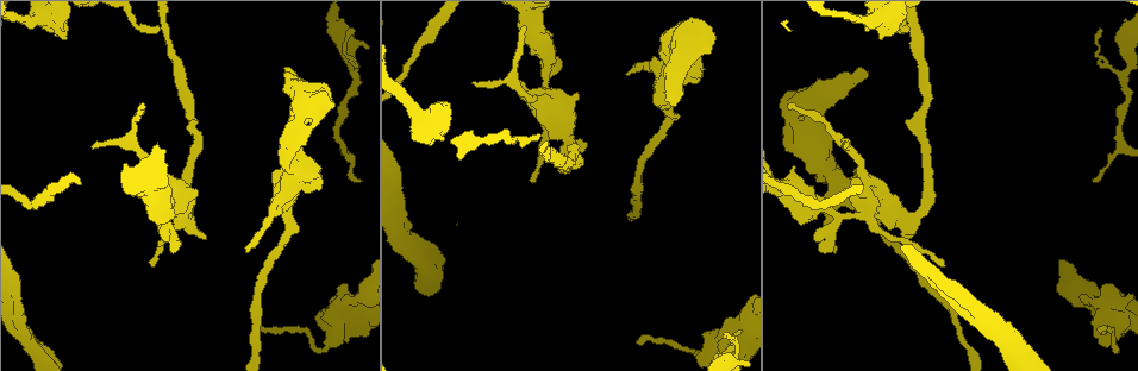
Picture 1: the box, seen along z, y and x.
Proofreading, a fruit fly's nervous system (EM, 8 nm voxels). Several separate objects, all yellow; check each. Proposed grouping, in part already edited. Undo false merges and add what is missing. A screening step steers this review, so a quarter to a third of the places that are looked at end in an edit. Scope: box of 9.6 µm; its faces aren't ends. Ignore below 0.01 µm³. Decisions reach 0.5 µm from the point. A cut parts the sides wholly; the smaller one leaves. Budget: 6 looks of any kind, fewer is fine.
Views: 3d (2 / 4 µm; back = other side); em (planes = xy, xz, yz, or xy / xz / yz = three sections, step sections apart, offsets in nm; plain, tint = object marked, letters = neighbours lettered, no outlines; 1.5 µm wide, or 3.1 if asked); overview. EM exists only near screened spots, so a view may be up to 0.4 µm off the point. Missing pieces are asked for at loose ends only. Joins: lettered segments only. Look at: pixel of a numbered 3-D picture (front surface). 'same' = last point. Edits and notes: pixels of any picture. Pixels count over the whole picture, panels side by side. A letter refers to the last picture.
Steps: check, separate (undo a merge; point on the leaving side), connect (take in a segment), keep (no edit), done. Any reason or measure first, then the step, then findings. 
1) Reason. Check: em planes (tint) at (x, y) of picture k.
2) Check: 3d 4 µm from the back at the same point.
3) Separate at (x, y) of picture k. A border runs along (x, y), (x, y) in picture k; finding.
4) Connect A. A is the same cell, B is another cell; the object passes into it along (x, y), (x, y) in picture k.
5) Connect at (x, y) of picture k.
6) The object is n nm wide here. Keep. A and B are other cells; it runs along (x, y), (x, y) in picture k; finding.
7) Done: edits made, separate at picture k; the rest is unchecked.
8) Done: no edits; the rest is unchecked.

Free end. Check: em planes (letters) at (902, 235) of picture 1.

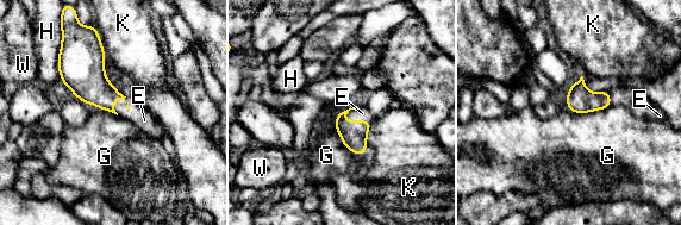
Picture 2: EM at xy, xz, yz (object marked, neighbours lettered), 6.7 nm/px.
Connect E. E is the same cell, G, H, K and W are other cells; the object passes into it along (354, 135), (357, 120), (362, 113) in picture 2; it goes on there.

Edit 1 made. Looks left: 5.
See it whole again. Check: overview.

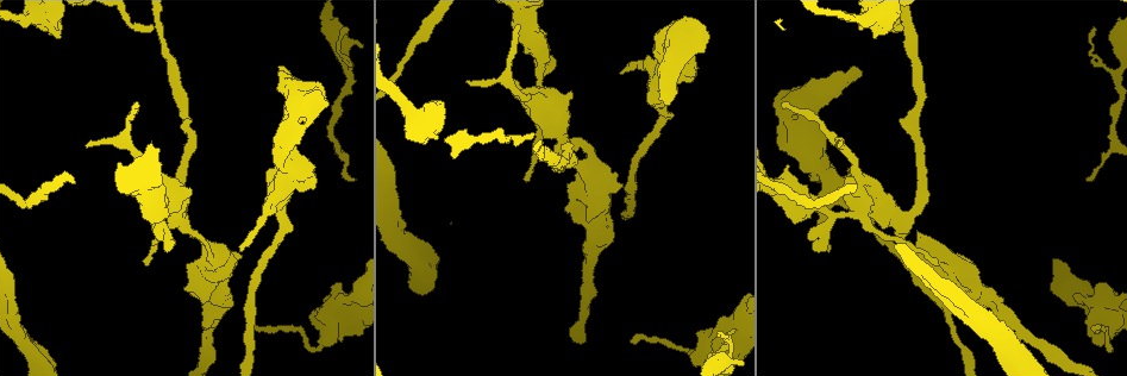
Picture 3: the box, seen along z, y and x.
Abrupt turn. Check: 3d 4 µm at (709, 354) of picture 3.

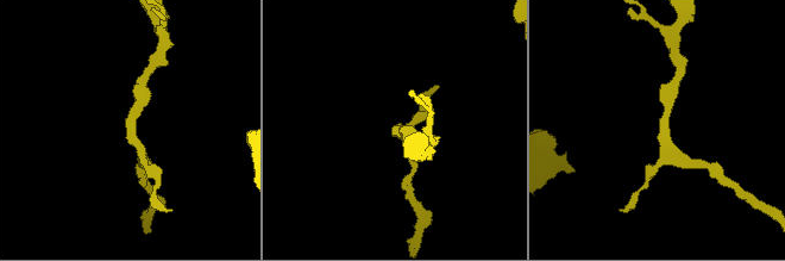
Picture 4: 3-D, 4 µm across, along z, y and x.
Check: em yz step 8 (tint) at (133, 141) of picture 4.

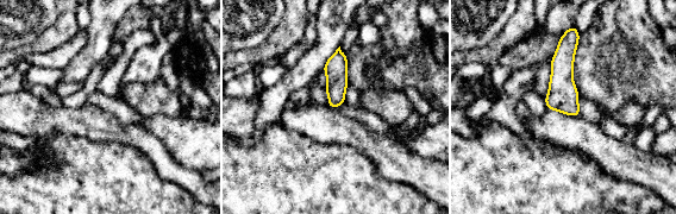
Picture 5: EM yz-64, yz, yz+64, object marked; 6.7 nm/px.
Check: em yz step 8 (letters) at the same point.

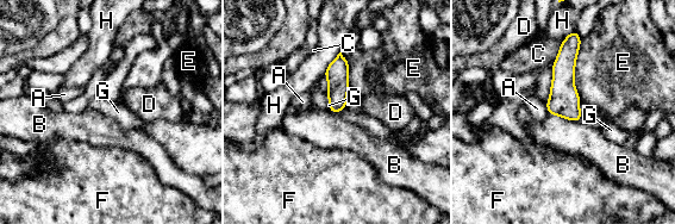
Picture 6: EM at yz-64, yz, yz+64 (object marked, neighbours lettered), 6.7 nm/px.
The object is 140 nm wide here. Keep. A, B, C, D, E, F, G and H are other cells; one neuron here.

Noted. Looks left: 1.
Done: edits made, connect at picture 2; the rest is unchecked.

